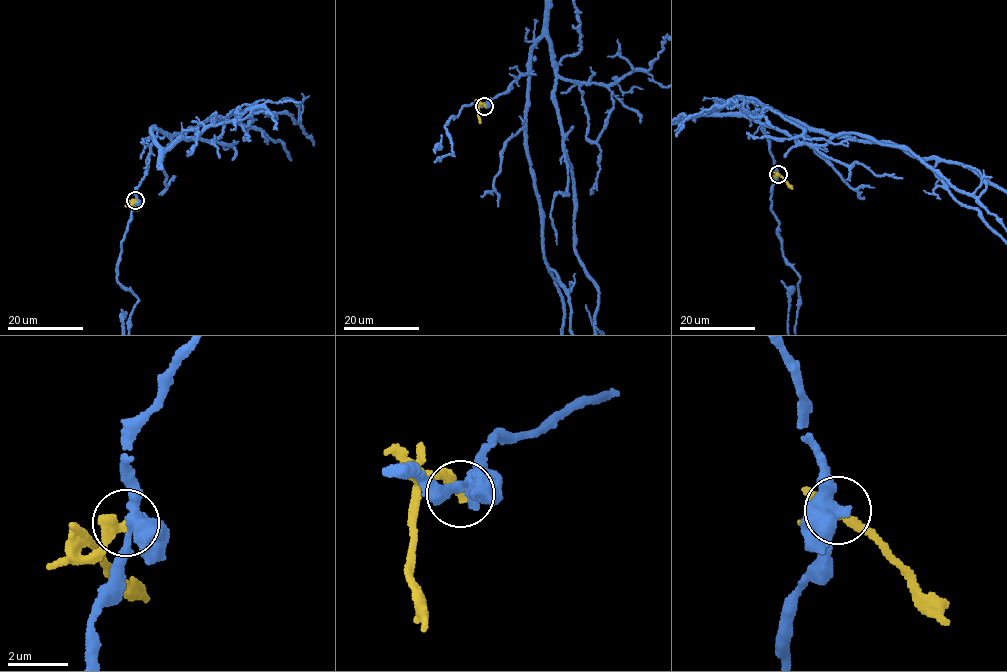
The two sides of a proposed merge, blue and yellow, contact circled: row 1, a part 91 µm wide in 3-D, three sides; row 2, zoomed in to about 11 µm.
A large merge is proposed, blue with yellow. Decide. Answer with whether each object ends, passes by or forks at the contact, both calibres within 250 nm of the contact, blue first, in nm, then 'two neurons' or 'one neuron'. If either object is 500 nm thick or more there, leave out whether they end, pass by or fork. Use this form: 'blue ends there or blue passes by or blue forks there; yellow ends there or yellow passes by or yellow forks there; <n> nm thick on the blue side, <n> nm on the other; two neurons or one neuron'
blue forks there; yellow ends there; 380 nm thick on the blue side, 400 nm on the other; one neuron

